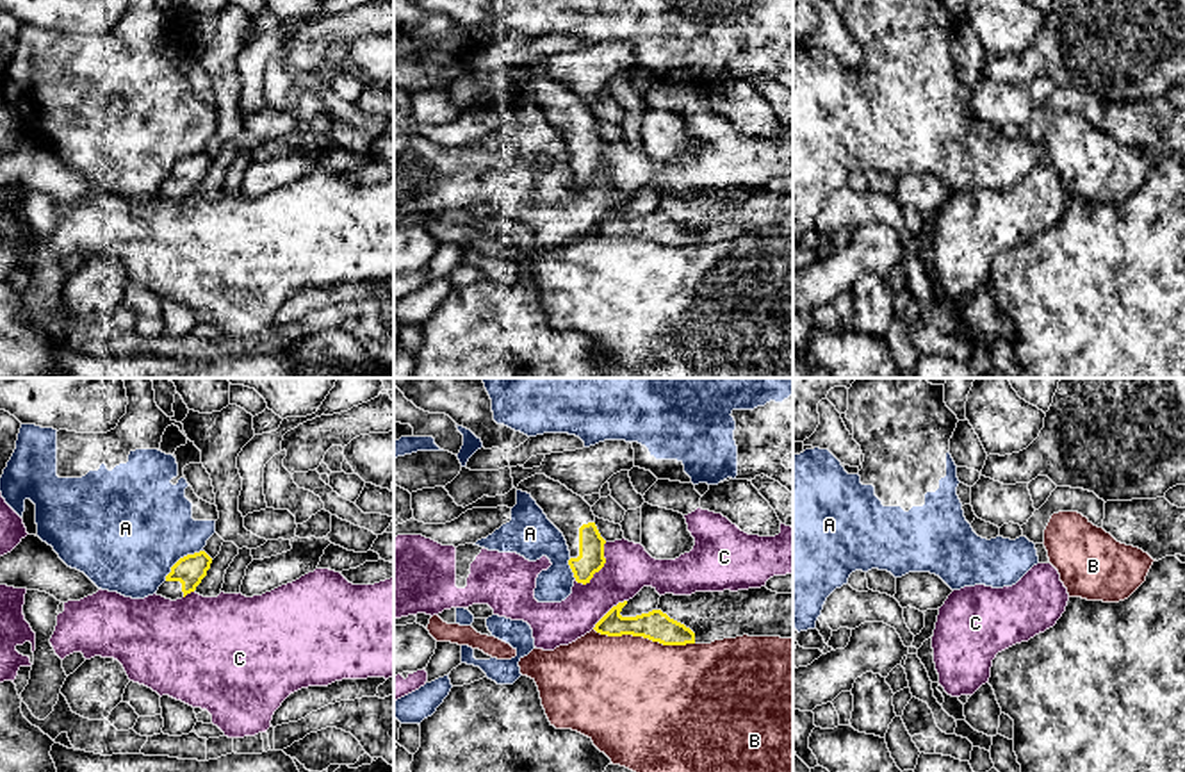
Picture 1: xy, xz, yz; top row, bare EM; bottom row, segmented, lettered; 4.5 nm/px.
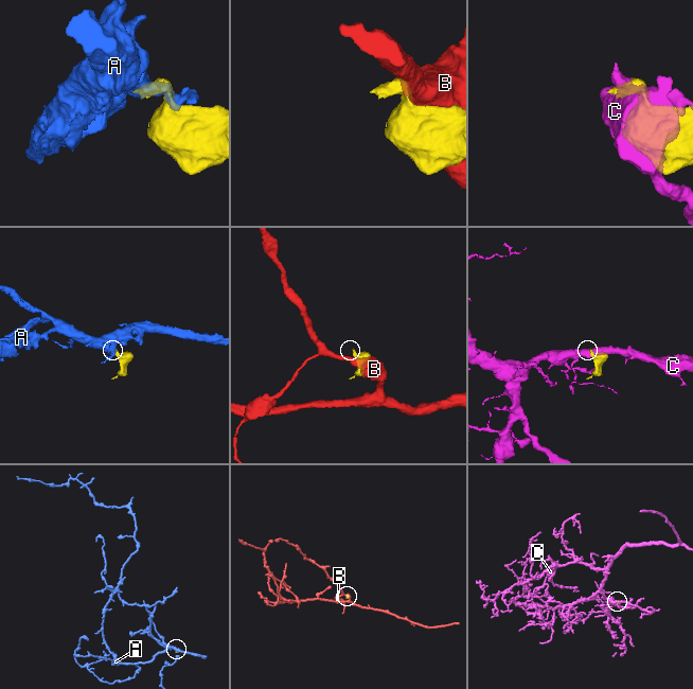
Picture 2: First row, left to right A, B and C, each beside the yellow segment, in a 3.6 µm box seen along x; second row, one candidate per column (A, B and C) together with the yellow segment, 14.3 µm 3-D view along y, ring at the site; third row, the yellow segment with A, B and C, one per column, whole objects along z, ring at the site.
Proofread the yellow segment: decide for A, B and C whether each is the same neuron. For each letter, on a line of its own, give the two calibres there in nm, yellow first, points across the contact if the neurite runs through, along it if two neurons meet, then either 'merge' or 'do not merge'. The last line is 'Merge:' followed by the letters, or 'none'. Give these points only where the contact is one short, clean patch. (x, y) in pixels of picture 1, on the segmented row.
A: 140/480 nm | do not merge
B: 140/500 nm | do not merge
C: 120/220 nm | do not merge
Merge: none

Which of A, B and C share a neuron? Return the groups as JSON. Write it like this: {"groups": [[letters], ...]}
{"groups": [["A"], ["B"], ["C"]]}

